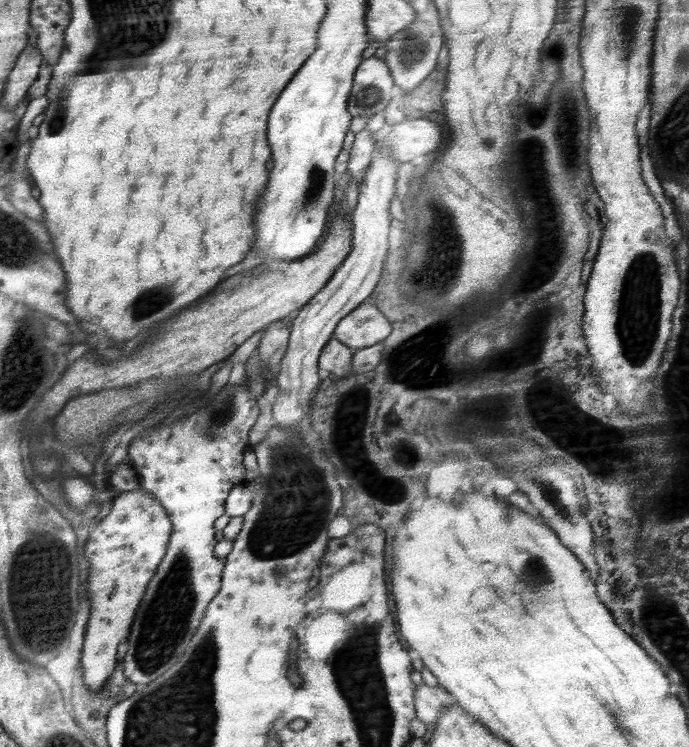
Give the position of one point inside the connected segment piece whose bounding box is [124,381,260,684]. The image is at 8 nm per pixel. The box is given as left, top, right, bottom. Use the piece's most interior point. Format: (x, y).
(190, 466)

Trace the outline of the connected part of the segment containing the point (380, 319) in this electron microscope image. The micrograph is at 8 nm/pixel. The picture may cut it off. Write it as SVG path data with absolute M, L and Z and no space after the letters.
M365 301L338 321L333 337L353 350L372 346L390 334L386 308Z

